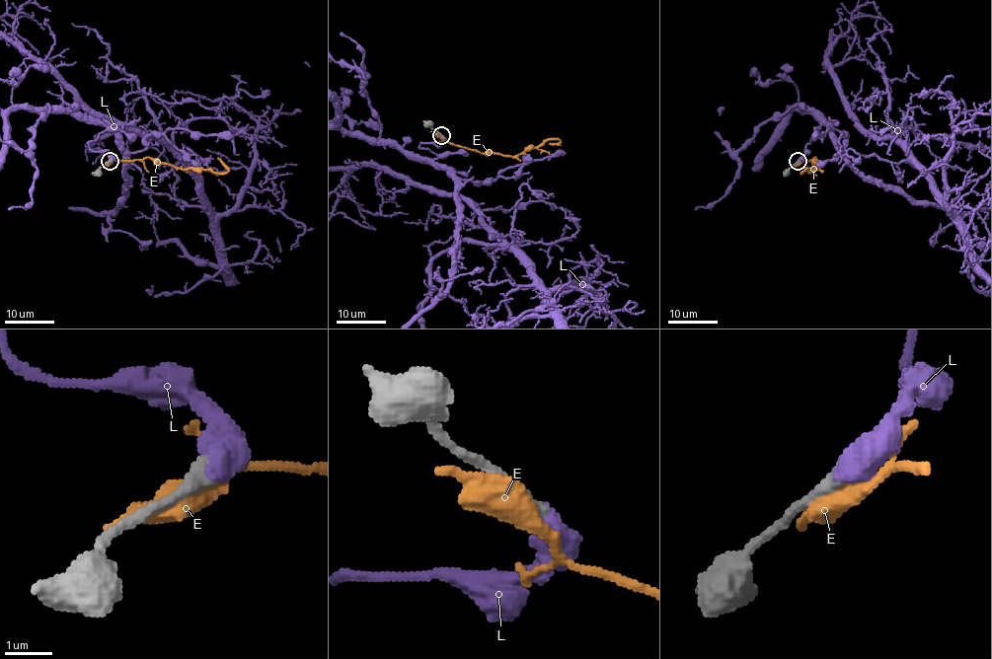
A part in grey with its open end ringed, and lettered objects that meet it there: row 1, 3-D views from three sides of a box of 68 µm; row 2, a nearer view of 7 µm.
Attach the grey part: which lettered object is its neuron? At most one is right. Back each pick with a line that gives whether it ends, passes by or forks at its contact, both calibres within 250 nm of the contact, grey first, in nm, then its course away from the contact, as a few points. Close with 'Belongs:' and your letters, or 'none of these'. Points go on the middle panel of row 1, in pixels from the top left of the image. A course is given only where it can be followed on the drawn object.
L: It ends there. Thickness 360 nm (grey) against 600 nm
Belongs: L

